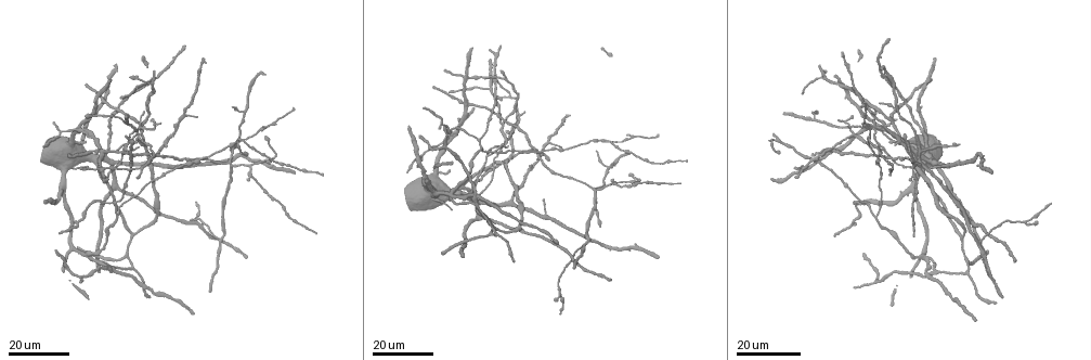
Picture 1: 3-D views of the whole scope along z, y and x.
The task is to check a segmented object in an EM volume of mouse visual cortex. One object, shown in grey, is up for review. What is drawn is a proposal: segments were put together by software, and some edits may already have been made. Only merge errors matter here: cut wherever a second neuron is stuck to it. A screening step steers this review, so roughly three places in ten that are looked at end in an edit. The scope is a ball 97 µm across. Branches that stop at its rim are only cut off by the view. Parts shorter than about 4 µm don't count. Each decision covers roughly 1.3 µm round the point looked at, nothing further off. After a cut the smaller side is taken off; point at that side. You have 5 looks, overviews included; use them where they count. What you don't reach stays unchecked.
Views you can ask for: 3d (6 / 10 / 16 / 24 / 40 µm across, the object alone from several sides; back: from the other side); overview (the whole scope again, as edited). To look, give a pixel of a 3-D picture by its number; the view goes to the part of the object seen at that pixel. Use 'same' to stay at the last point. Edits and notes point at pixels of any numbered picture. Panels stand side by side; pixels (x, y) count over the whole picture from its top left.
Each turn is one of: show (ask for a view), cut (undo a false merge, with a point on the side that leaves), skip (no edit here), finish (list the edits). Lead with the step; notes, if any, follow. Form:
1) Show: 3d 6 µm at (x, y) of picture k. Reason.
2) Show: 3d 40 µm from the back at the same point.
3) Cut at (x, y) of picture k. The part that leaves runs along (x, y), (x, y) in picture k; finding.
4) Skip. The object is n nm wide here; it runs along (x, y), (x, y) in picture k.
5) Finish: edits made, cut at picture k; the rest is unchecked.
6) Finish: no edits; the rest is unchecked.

Show: 3d 24 µm at (523, 150) of picture 1. A narrow waist.

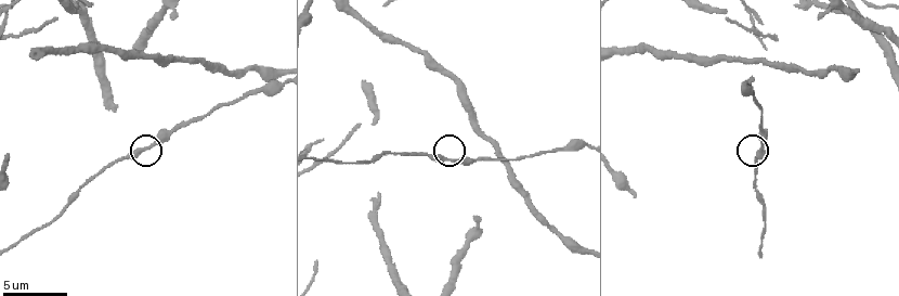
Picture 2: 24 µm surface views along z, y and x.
Show: 3d 10 µm at (762, 146) of picture 2.

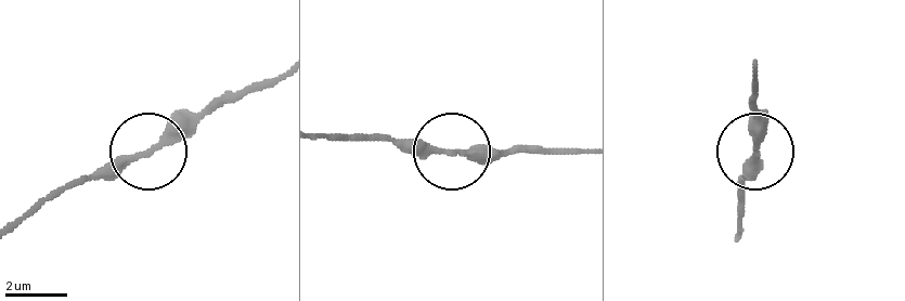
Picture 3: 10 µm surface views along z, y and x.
Show: 3d 6 µm at (147, 152) of picture 3.

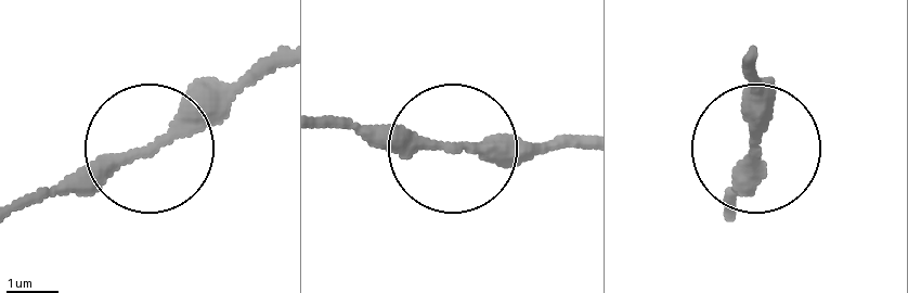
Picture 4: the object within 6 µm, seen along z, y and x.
Skip. It runs along (327, 116), (430, 142), (569, 142) in picture 4; continuous, no second neuron.

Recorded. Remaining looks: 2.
Show: 3d 16 µm at (913, 165) of picture 1. Thin arm on a thick one.

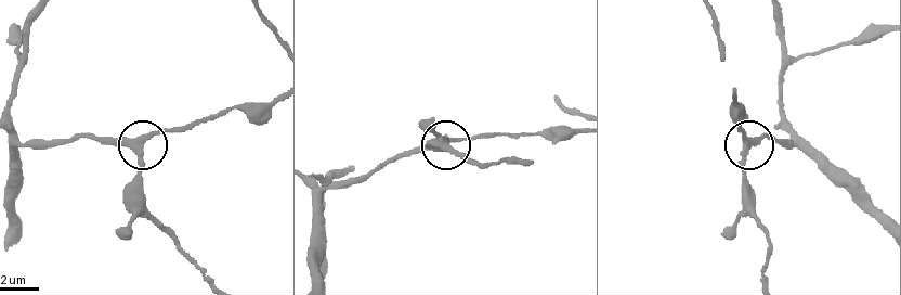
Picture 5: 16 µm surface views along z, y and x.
Show: 3d 6 µm at (744, 146) of picture 5. Closer look.

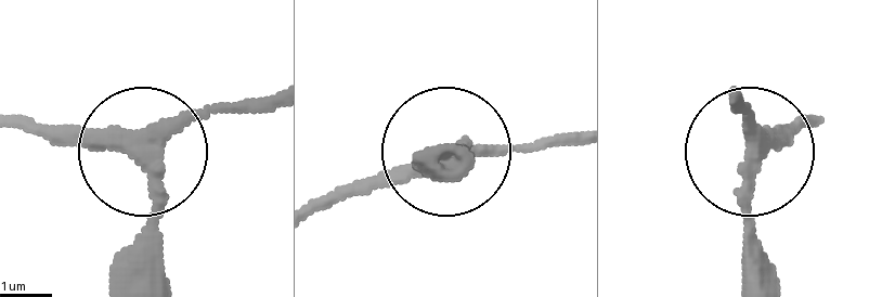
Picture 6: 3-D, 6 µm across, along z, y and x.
Skip. The side arm is 19 µm long; it runs along (16, 121), (158, 143), (258, 100) in picture 6; one neuron here.

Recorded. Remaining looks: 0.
Finish: no edits; the rest is unchecked.

